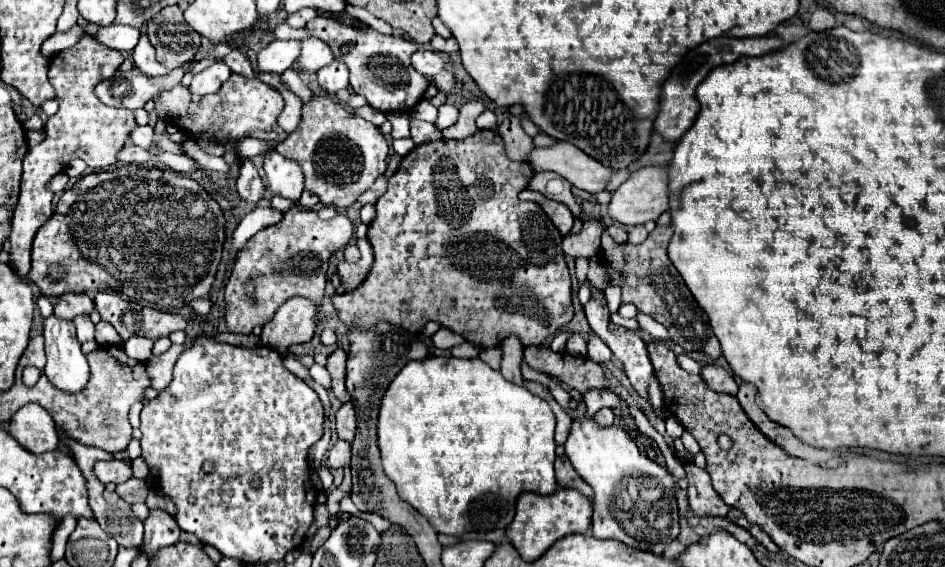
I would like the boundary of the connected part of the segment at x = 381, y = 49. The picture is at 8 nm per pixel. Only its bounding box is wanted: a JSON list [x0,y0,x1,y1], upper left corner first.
[307,16,429,112]

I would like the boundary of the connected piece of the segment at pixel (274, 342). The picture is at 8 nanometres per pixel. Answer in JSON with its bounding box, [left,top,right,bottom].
[261,298,316,354]

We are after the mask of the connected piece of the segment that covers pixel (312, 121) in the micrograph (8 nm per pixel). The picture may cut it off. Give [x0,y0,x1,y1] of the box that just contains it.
[275,96,389,210]

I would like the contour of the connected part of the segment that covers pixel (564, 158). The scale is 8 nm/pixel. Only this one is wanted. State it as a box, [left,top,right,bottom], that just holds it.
[527,142,615,194]

